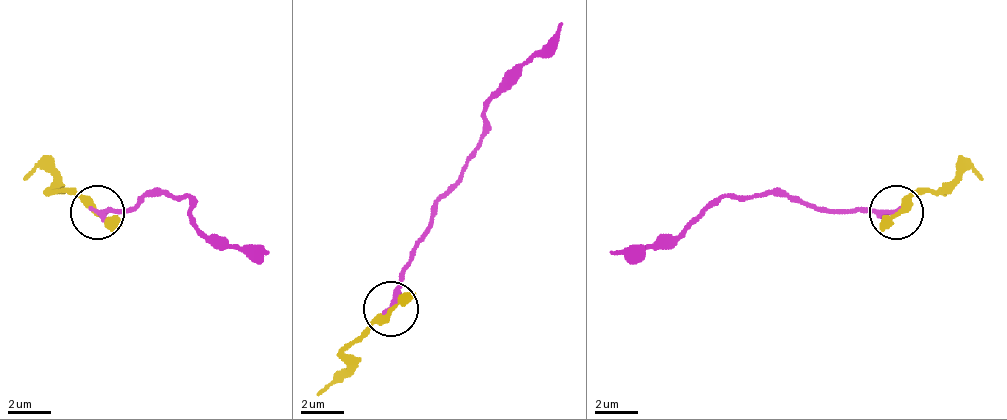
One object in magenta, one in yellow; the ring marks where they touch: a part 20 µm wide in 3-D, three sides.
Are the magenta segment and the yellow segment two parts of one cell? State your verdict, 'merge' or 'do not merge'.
merge

